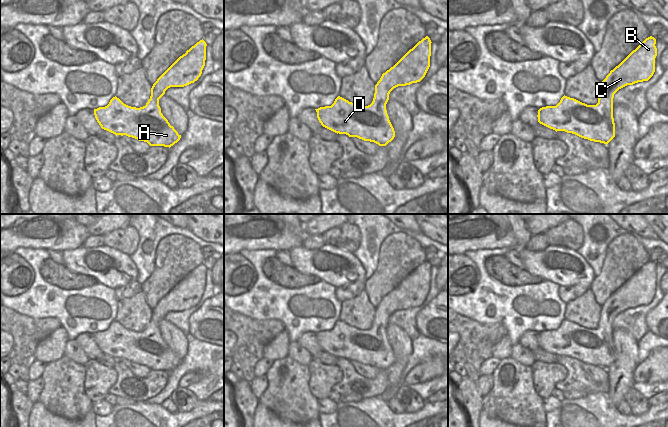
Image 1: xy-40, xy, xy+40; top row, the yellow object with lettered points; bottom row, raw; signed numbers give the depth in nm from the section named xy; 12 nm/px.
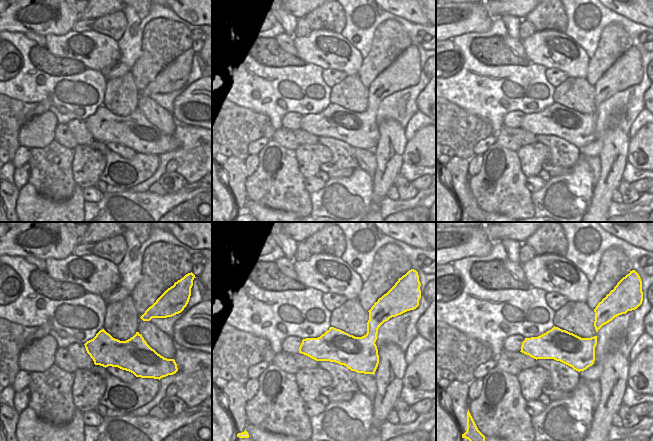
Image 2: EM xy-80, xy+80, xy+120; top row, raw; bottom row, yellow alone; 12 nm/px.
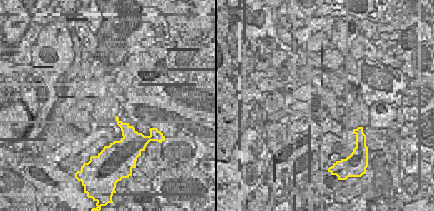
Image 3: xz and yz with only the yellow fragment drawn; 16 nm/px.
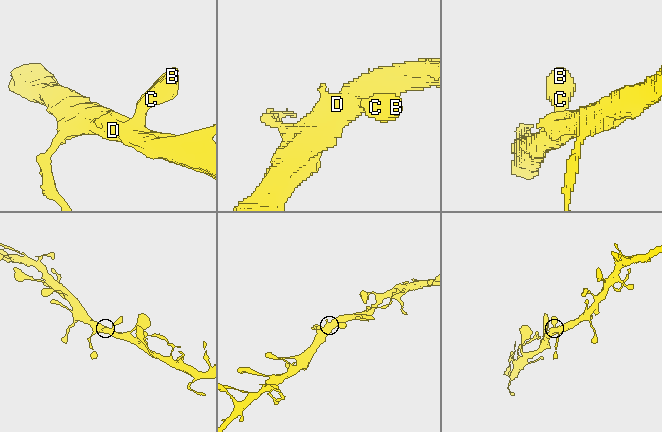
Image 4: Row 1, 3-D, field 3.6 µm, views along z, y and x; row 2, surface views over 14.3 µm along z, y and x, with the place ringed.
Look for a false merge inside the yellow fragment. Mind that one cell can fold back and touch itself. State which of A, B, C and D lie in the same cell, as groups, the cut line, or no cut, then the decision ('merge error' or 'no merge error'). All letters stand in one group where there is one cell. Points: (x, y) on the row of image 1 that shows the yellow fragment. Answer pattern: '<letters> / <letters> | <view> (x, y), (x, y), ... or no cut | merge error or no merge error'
A B C D | no cut | no merge error

